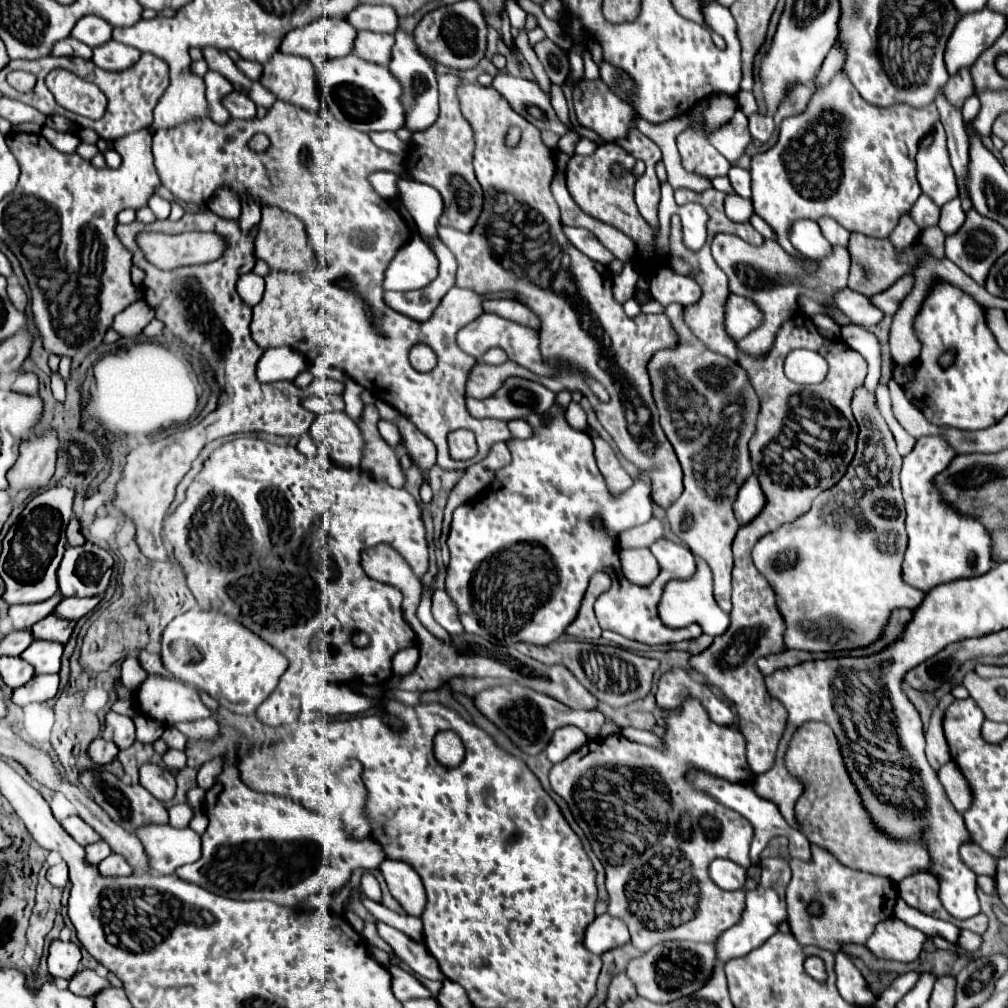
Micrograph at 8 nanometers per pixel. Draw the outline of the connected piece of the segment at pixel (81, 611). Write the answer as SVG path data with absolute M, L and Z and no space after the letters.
M63 598L63 602L59 602L51 614L63 620L79 620L89 610L93 610L99 600L101 598Z

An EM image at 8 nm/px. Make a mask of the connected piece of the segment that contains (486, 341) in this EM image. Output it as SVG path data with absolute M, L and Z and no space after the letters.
M483 312L479 318L475 318L473 322L469 322L467 326L463 326L459 332L457 332L457 344L459 348L481 360L483 354L489 350L489 348L503 348L507 354L509 354L509 360L529 368L531 372L535 374L551 374L553 370L553 364L547 364L543 358L541 358L541 352L539 352L539 332L533 330L533 328L527 328L527 326L521 326L513 320L507 320L507 318L501 318L497 314L489 314L489 312Z

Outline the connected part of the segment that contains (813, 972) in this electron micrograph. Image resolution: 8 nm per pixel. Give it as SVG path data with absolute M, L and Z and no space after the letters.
M809 956L809 958L805 960L805 972L807 972L811 978L815 978L817 982L825 982L825 980L827 980L825 964L823 964L823 960L817 958L817 956Z

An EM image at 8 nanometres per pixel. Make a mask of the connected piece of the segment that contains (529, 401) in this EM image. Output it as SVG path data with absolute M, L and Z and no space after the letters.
M507 378L503 386L485 400L465 398L473 418L497 418L503 422L525 418L529 412L545 412L553 400L555 392L525 378Z

